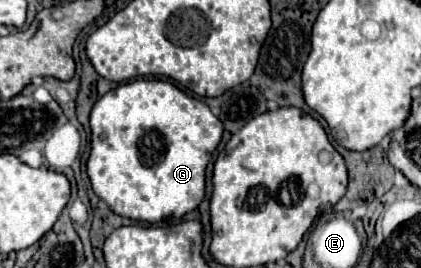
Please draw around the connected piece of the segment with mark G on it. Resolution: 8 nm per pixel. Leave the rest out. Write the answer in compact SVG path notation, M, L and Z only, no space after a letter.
M133 80L133 82L125 82L121 86L117 86L115 90L109 90L105 96L101 96L91 112L91 154L89 154L89 162L87 162L87 174L91 178L91 186L95 190L95 194L105 200L109 204L109 208L121 216L133 218L133 220L145 220L151 224L163 222L167 218L183 218L187 212L193 212L205 198L205 170L207 164L213 156L213 152L217 150L219 142L223 136L223 122L209 110L209 106L193 96L187 96L183 90L179 90L175 84L167 82L167 80Z

